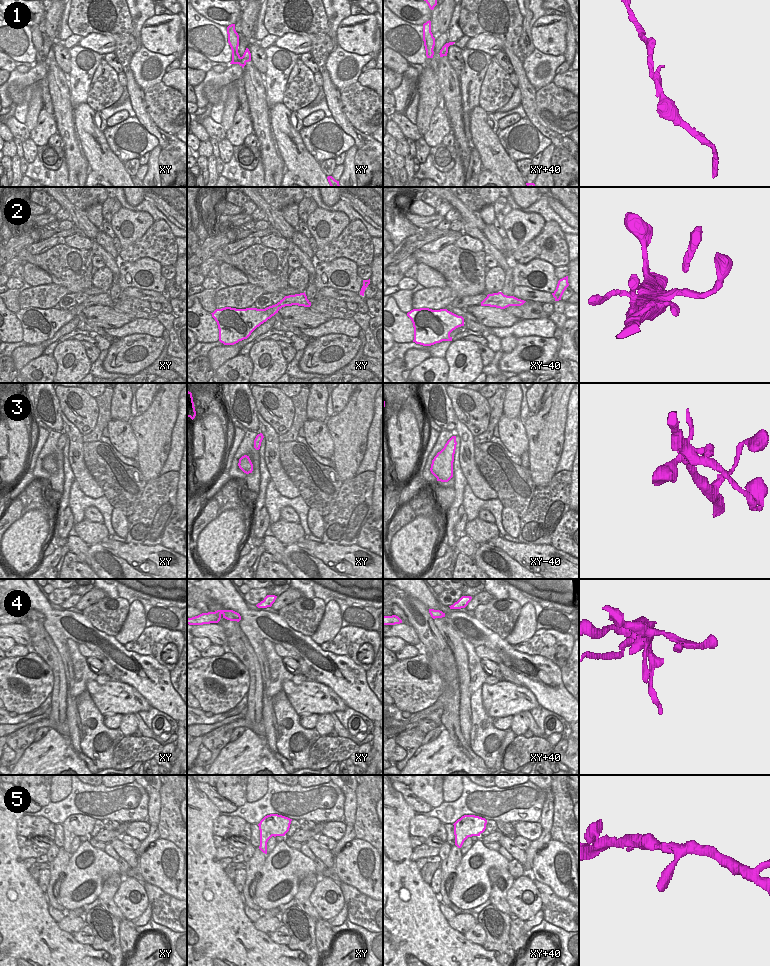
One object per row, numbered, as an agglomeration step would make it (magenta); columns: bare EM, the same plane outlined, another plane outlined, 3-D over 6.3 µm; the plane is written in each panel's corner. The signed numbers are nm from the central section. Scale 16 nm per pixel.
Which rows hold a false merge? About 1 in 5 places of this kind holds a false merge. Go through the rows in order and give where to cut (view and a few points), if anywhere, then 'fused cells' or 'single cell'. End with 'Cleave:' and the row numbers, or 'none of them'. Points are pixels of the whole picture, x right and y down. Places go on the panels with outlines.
1: no cut; single cell
2: no cut; single cell
3: no cut; single cell
4: no cut; single cell
5: no cut; single cell
Cleave: none of them

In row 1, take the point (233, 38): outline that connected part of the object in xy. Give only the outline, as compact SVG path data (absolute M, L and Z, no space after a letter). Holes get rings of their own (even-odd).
M231 24L227 27L228 43L232 50L232 61L230 64L239 64L242 68L247 62L251 61L251 53L246 48L243 56L241 57L238 53L239 46L239 35L235 30L235 24Z

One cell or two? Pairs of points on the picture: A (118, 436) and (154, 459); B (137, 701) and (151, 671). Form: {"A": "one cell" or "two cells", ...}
{"A": "two cells", "B": "two cells"}

